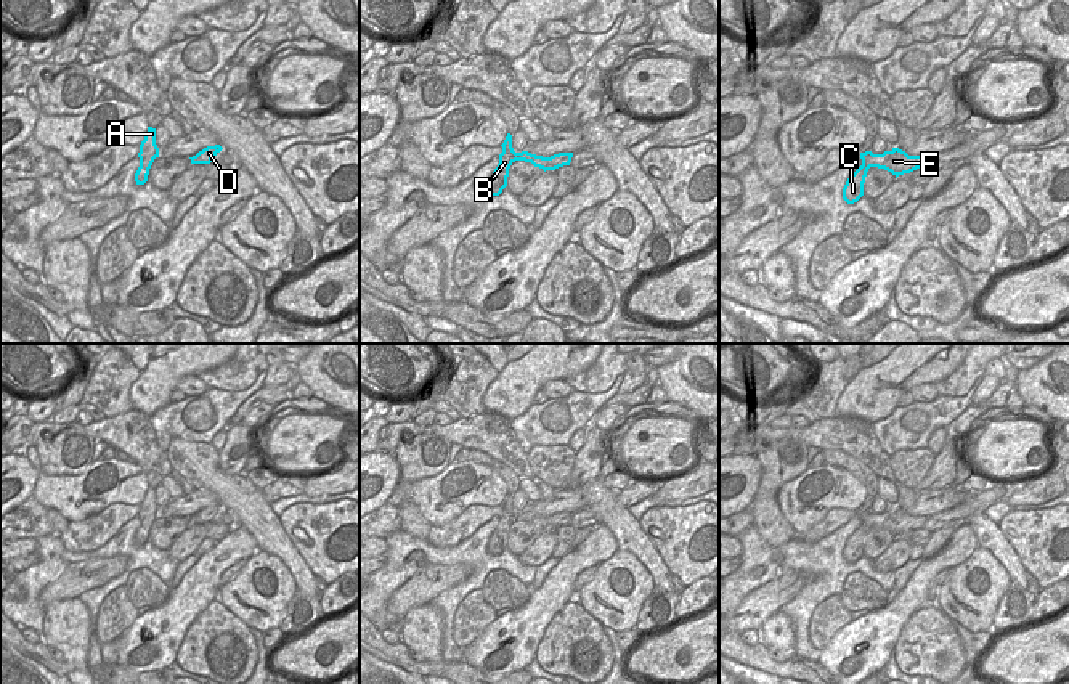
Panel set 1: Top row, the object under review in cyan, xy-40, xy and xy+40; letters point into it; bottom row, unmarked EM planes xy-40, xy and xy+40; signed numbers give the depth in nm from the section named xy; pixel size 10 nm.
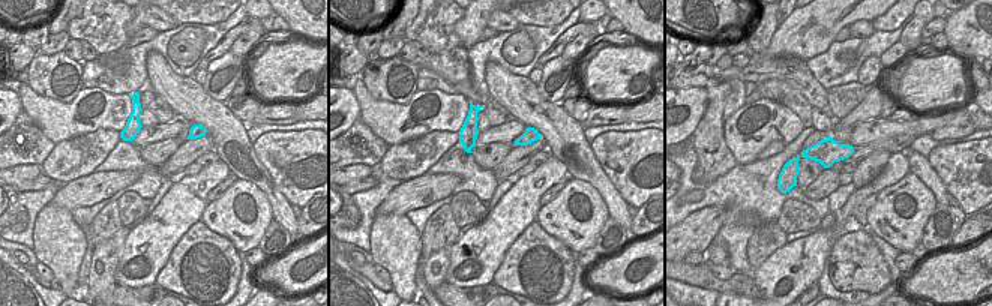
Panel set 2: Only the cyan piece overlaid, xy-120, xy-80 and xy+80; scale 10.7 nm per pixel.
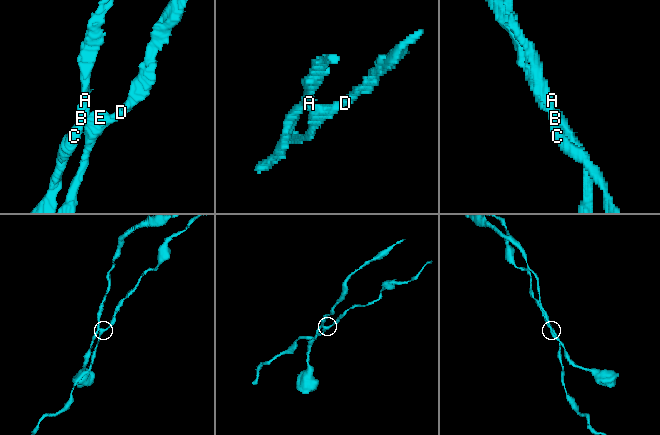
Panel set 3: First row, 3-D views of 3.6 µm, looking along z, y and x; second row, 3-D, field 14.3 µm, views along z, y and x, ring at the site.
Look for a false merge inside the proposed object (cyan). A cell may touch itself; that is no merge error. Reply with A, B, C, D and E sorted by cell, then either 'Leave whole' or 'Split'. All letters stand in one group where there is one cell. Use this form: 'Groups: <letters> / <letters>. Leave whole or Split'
Groups: A B C / D E. Split

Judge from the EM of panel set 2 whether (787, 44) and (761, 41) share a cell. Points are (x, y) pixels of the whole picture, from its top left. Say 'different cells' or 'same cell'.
different cells

